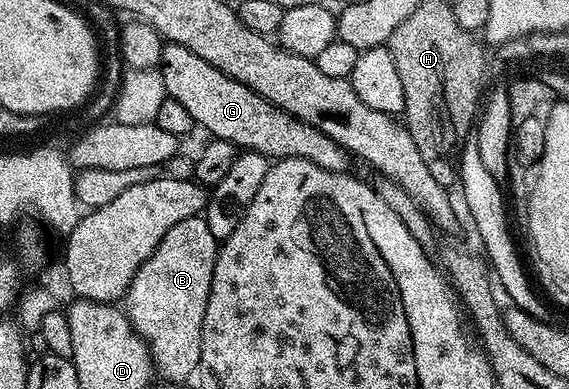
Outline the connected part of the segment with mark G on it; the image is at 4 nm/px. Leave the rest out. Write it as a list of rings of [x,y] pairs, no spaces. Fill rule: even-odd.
[[[166,43],[161,50],[159,71],[166,97],[182,104],[187,114],[191,114],[194,125],[198,129],[206,128],[212,139],[226,140],[238,150],[258,152],[274,161],[288,160],[294,156],[315,162],[317,166],[323,166],[323,170],[332,172],[344,172],[350,167],[349,153],[327,138],[327,134],[270,104],[246,84],[240,84],[211,66],[211,62],[203,62],[203,58],[187,50],[187,46]]]

